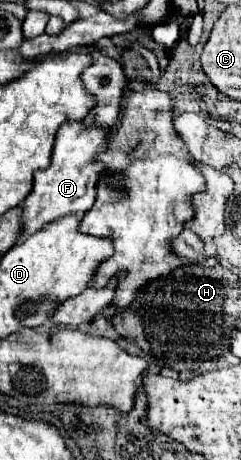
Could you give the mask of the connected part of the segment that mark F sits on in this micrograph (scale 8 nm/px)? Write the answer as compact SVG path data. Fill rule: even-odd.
M67 121L61 125L49 169L35 171L33 191L23 201L23 237L29 237L35 229L41 229L49 221L67 213L85 213L97 195L97 181L105 173L105 163L97 161L97 155L109 149L109 141L115 127L103 129L101 125L85 125L83 121Z

